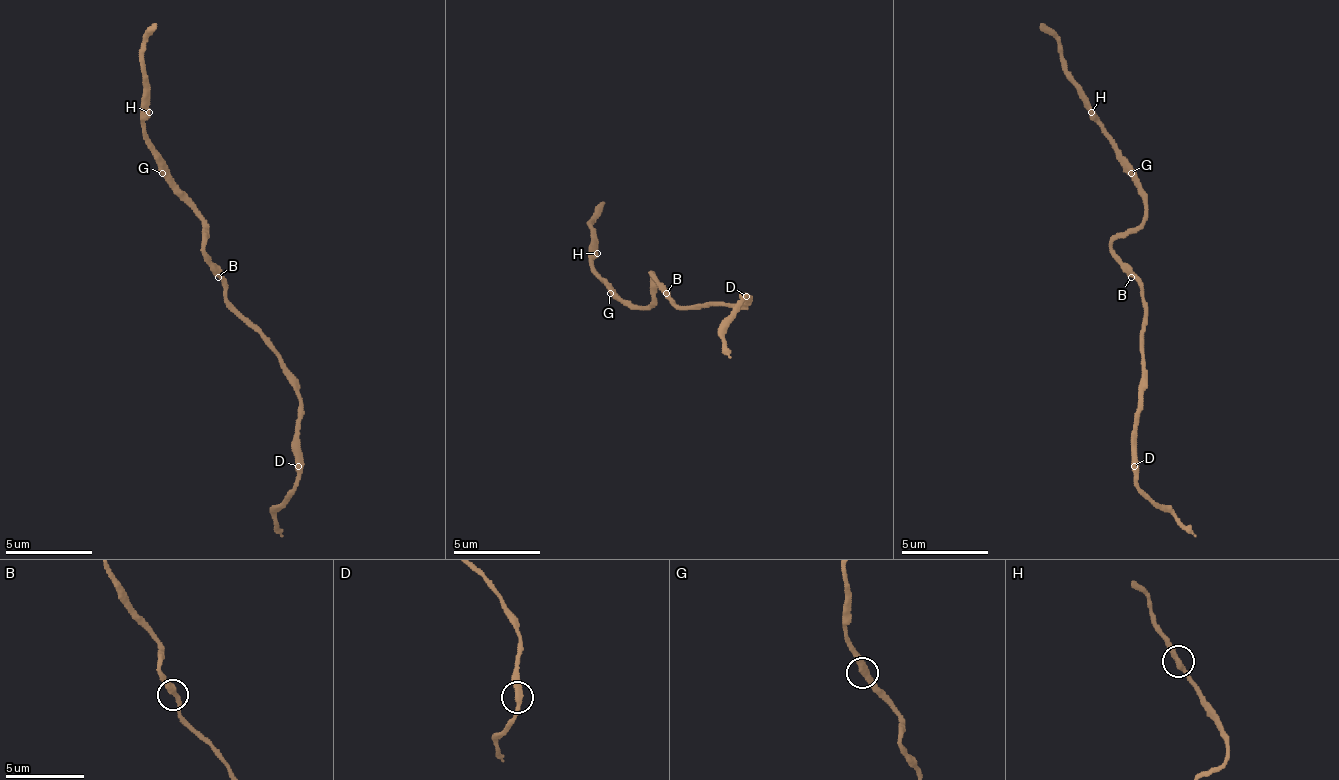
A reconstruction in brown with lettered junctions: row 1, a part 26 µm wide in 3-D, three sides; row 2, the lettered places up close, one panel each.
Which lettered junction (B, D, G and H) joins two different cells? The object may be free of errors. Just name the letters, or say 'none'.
none

